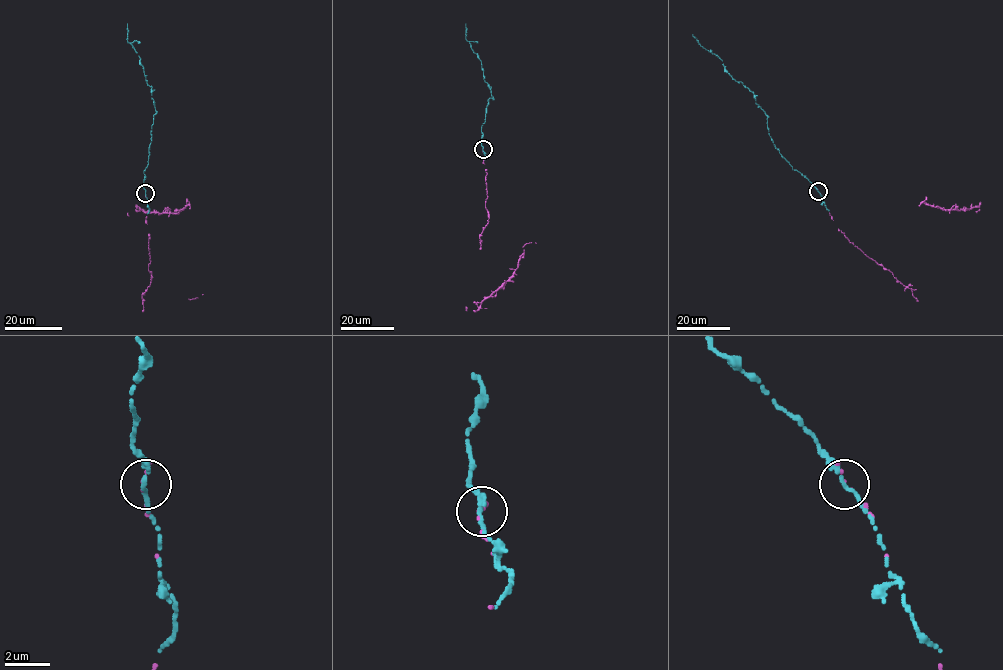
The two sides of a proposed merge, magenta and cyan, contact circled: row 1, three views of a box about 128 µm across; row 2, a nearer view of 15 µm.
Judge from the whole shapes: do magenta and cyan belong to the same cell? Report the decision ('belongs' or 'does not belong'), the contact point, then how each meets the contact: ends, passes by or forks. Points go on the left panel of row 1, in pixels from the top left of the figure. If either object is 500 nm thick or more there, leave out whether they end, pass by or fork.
belongs | (145, 193) | magenta ends | cyan passes by

